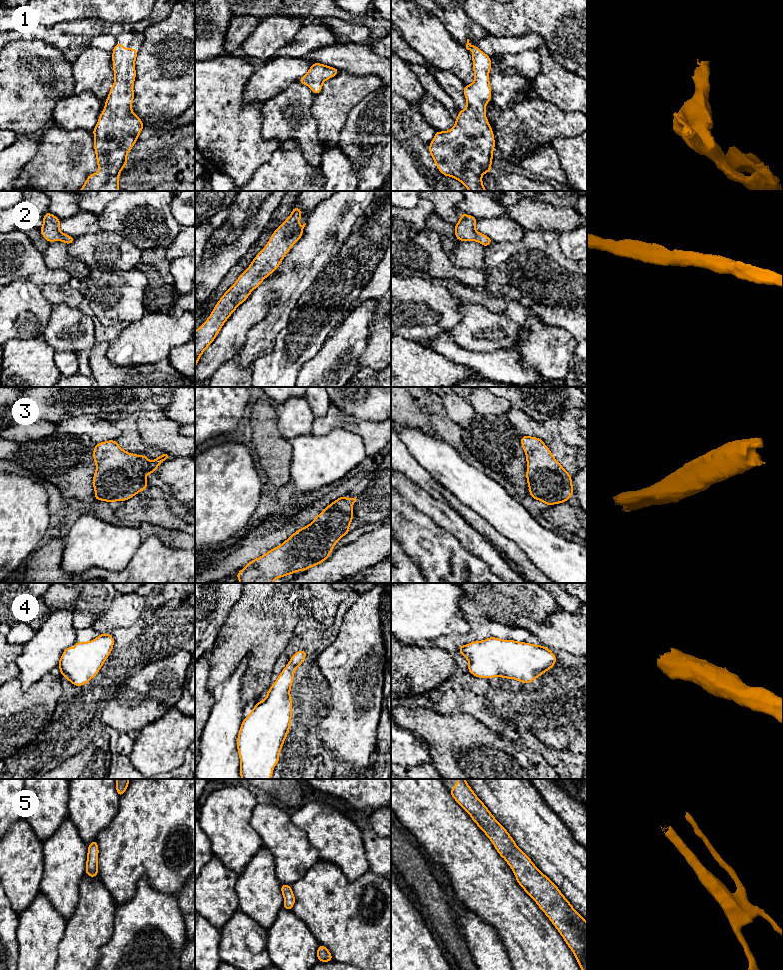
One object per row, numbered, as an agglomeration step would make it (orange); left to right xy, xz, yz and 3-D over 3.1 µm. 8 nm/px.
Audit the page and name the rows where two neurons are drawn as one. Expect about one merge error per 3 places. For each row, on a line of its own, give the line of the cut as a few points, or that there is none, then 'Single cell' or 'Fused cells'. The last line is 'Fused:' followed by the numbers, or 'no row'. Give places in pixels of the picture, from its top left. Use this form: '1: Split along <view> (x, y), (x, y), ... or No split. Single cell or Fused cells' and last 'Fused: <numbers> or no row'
1: No split. Single cell
2: No split. Single cell
3: No split. Single cell
4: No split. Single cell
5: No split. Single cell
Fused: no row

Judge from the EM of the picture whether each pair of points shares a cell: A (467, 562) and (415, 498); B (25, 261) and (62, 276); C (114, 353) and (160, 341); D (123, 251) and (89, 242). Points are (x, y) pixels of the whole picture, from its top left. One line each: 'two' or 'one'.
A: two
B: one
C: one
D: one

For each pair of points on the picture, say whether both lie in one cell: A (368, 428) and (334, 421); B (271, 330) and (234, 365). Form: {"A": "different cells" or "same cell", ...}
{"A": "same cell", "B": "different cells"}

